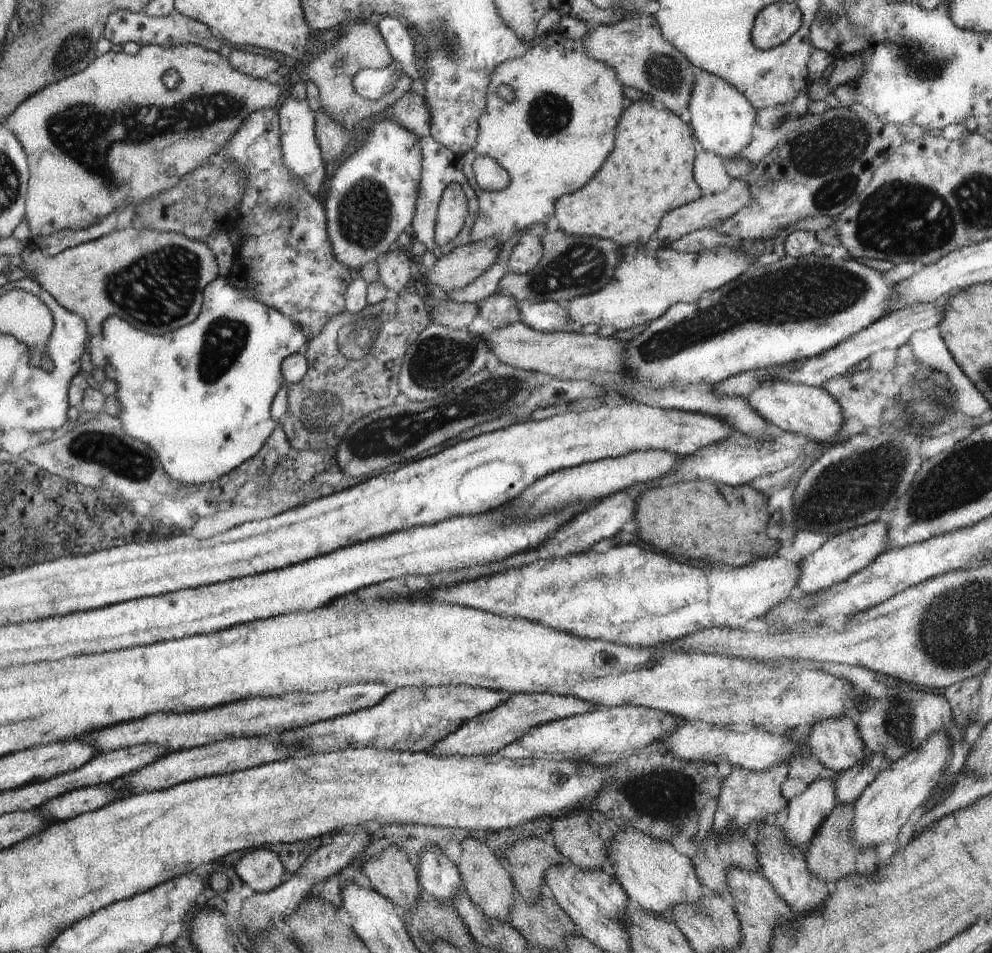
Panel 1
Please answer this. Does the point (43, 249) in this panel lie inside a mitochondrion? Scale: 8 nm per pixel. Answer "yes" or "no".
no

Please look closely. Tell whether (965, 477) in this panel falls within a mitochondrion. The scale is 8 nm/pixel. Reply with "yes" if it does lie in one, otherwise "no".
yes

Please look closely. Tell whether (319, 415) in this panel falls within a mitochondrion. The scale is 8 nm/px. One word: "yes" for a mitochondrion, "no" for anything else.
yes

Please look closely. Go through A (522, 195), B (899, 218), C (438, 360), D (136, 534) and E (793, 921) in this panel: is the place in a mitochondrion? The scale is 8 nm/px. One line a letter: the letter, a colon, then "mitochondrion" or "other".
A: other
B: mitochondrion
C: mitochondrion
D: other
E: other

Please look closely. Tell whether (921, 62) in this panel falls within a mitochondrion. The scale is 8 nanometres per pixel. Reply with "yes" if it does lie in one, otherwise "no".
yes

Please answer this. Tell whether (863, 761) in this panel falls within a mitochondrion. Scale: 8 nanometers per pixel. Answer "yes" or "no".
no

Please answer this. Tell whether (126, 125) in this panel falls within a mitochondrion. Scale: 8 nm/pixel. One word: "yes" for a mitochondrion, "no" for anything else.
yes

